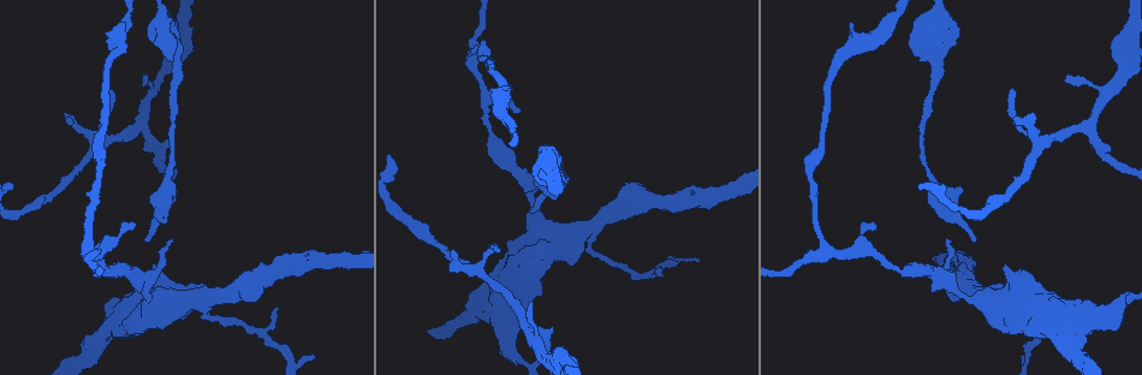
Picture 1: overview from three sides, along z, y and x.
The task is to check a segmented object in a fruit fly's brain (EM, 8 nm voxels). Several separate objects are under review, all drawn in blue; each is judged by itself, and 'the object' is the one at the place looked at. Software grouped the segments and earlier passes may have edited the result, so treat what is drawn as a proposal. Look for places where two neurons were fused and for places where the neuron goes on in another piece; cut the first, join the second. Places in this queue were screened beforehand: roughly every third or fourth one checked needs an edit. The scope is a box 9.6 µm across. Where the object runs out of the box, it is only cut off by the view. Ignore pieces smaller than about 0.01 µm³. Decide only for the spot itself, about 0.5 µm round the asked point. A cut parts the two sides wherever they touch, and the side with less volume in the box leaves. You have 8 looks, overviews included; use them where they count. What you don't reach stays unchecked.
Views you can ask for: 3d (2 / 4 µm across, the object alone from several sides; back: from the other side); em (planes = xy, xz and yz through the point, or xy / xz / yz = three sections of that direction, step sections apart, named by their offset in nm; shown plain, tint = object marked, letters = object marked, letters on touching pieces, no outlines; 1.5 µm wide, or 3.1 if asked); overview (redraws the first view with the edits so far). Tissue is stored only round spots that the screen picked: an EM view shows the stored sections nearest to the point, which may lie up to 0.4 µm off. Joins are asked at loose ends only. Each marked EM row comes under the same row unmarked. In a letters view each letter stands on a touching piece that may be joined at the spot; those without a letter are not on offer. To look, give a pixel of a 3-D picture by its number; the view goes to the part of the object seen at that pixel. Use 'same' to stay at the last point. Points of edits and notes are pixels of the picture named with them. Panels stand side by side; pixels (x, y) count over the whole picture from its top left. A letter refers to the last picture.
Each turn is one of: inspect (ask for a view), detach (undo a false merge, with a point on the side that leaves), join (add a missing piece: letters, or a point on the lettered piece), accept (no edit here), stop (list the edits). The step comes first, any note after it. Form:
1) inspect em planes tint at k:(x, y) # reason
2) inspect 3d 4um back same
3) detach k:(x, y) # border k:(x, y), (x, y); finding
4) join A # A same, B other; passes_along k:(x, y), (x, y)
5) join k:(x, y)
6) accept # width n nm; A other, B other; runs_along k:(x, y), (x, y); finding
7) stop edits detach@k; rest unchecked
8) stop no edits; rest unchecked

inspect em yz step 4 tint at 1:(647, 274) # a fork

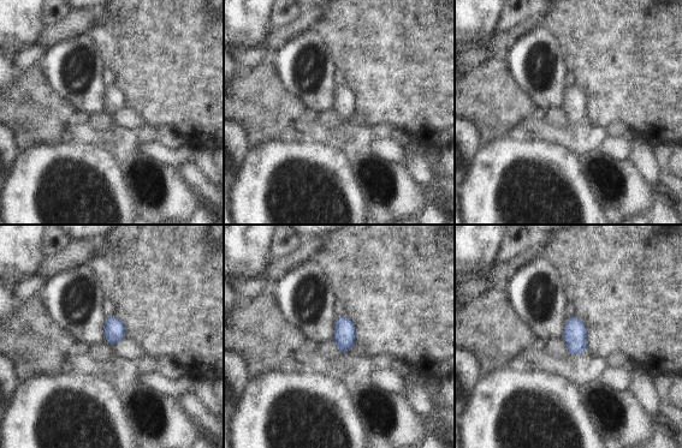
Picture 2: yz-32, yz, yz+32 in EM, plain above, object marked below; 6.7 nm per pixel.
inspect em planes letters same

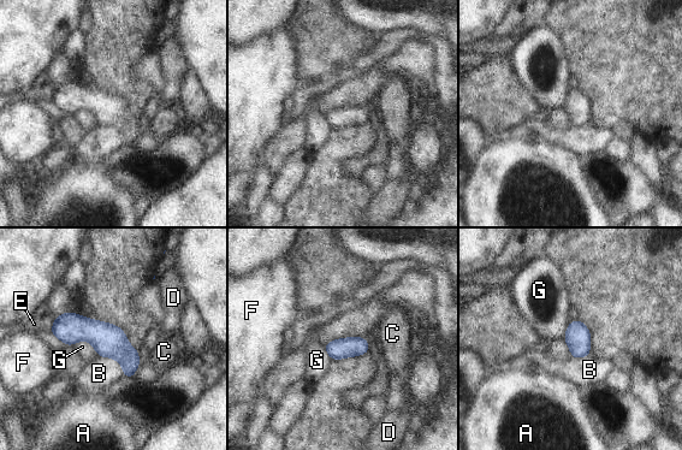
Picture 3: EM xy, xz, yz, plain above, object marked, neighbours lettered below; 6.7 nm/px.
accept # A other, B other, C other, D other, E other, F other, G other; runs_along 3:(54, 327), (95, 331), (136, 363); all the same neuron

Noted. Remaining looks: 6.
inspect em xy step 8 letters at 1:(145, 240) # branch stops here

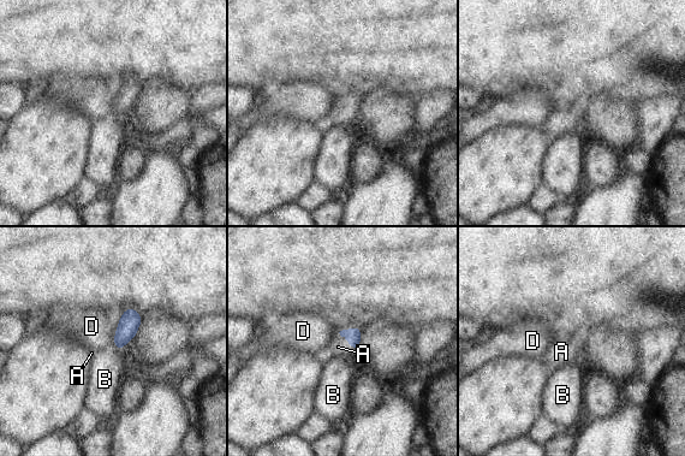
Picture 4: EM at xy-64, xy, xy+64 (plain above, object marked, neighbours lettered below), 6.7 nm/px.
inspect em planes letters same

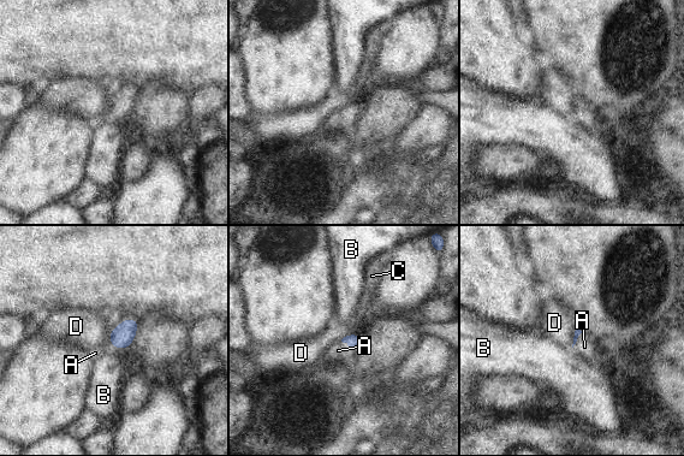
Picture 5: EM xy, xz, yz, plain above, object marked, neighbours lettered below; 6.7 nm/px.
join A # A same, B other, C other, D other; passes_along 5:(354, 341), (348, 343), (338, 350); it goes on there

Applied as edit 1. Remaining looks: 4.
inspect overview

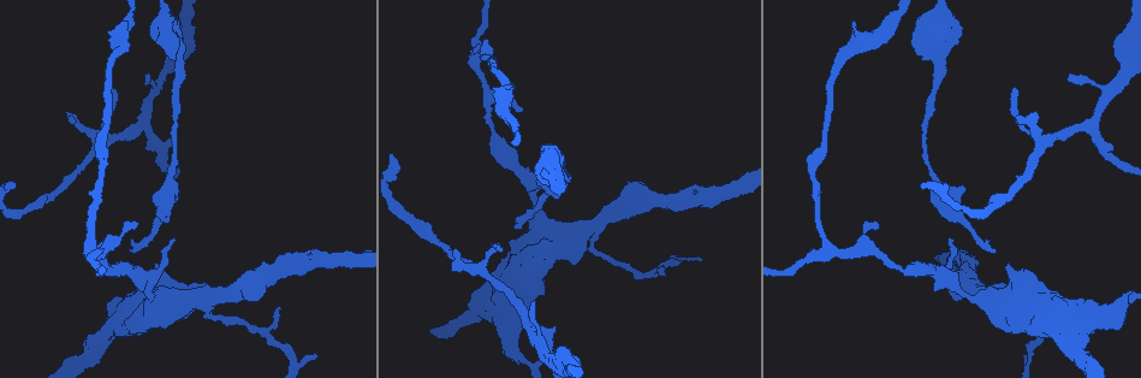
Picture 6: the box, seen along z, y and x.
inspect em xy step 4 letters at 6:(105, 250)

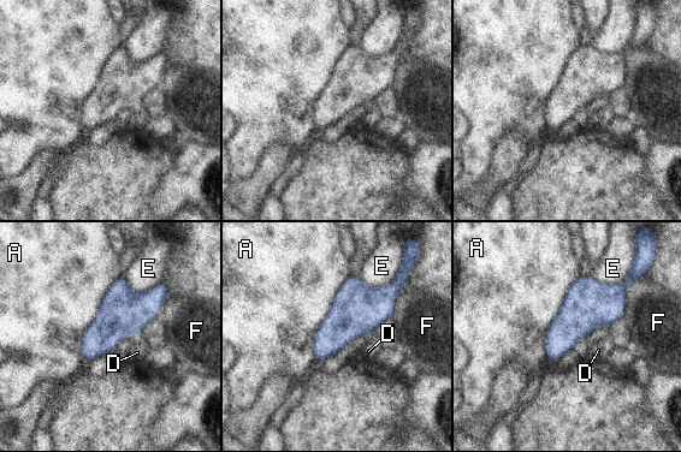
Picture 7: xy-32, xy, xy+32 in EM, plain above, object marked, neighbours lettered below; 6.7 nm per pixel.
accept # longest_contact A 600 nm; A other, D other, E other, F other; border 7:(123, 274), (82, 335), (82, 357); one neuron here

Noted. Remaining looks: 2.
stop edits join@5; rest unchecked

